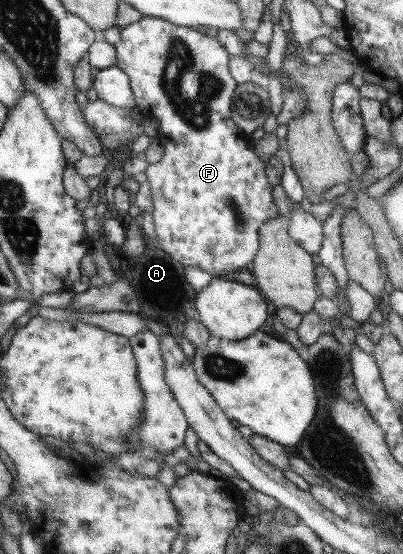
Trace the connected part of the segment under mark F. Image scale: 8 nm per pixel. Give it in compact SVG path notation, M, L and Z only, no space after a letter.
M144 16L139 22L130 24L122 29L120 35L121 39L115 44L116 66L129 76L135 103L143 118L155 118L159 123L158 139L164 143L167 149L162 161L157 165L148 165L145 172L152 192L154 206L152 217L155 224L156 242L165 253L170 254L171 258L174 258L177 262L184 264L184 266L197 266L214 277L219 277L221 272L233 272L239 270L241 266L247 266L253 260L253 256L257 256L258 251L261 249L261 226L263 222L267 222L271 218L277 218L279 210L277 210L277 206L273 202L273 190L271 190L267 174L265 174L265 162L261 161L259 156L253 152L253 146L249 144L250 136L240 130L239 126L231 118L231 104L237 84L229 68L230 53L217 38L214 39L202 34L197 28L191 29L186 26L177 26L175 23L162 18Z

